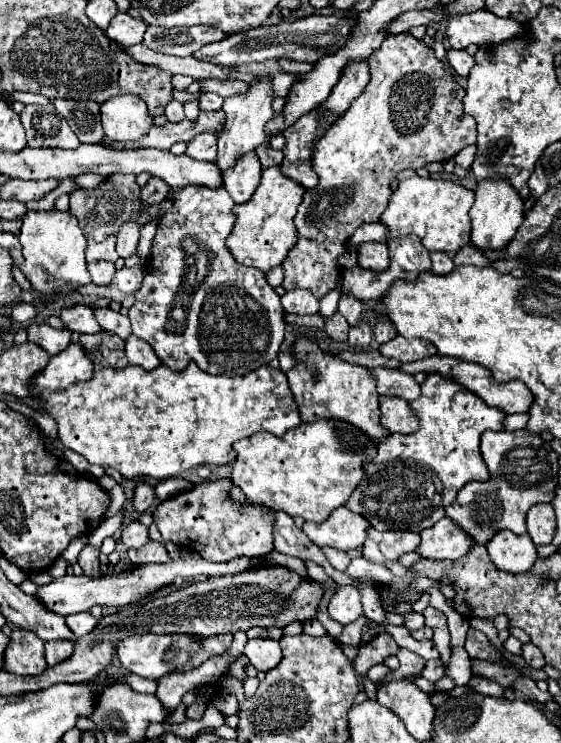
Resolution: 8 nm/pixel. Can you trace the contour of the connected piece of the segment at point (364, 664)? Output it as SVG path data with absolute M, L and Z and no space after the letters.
M380 633L374 637L372 643L366 643L358 649L356 659L352 661L352 669L358 675L366 675L366 671L378 663L382 663L386 657L396 655L398 645L394 643L394 639L388 633Z

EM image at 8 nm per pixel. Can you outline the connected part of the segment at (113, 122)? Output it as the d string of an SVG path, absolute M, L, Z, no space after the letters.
M134 95L112 97L100 107L102 127L112 141L138 141L154 125L154 117L148 113L146 103Z

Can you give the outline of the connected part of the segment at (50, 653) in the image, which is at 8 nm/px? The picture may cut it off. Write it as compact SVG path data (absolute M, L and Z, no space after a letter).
M50 641L46 643L46 661L48 665L56 665L72 655L74 643L72 641Z

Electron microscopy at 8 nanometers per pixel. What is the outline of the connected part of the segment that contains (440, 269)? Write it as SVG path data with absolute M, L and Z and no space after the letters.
M430 253L430 259L432 259L432 271L438 275L446 275L454 269L452 257L446 253Z

